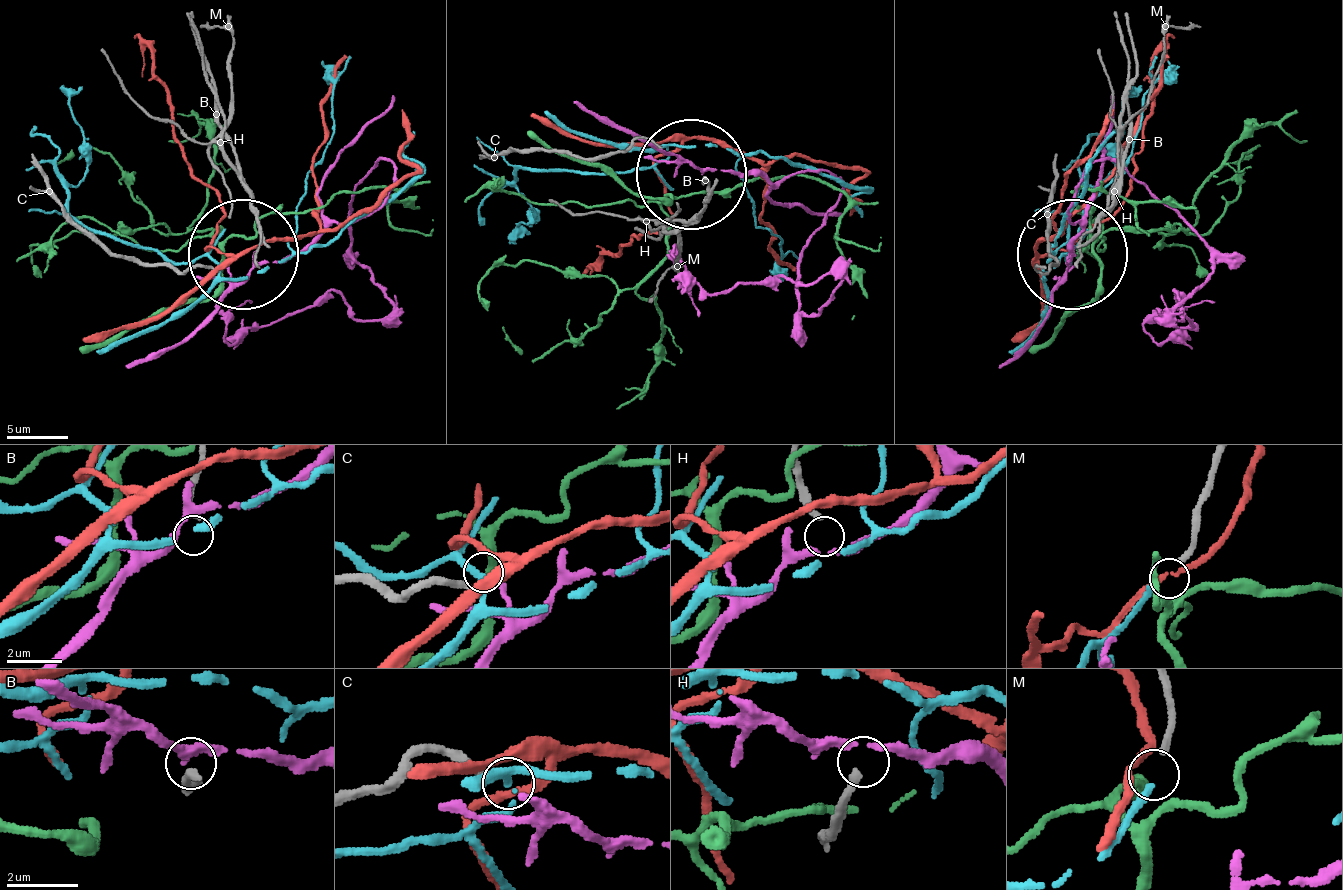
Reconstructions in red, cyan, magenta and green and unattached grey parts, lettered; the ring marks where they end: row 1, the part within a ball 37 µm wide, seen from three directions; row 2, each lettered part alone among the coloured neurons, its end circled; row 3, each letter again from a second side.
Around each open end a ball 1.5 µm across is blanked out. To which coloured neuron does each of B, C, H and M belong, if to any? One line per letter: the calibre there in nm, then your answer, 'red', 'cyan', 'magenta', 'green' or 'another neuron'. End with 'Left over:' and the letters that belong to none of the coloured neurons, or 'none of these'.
B: 280 nm thick; another neuron
C: 220 nm thick; red
H: 200 nm thick; another neuron
M: 190 nm thick; cyan
Left over: B, H

